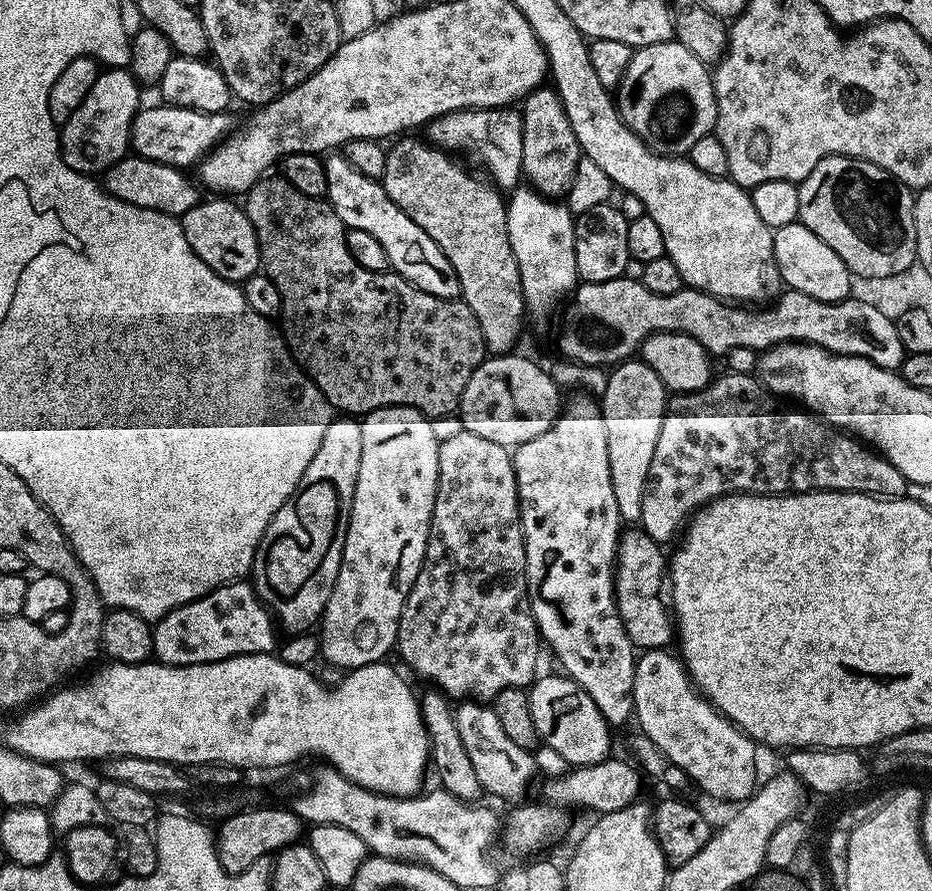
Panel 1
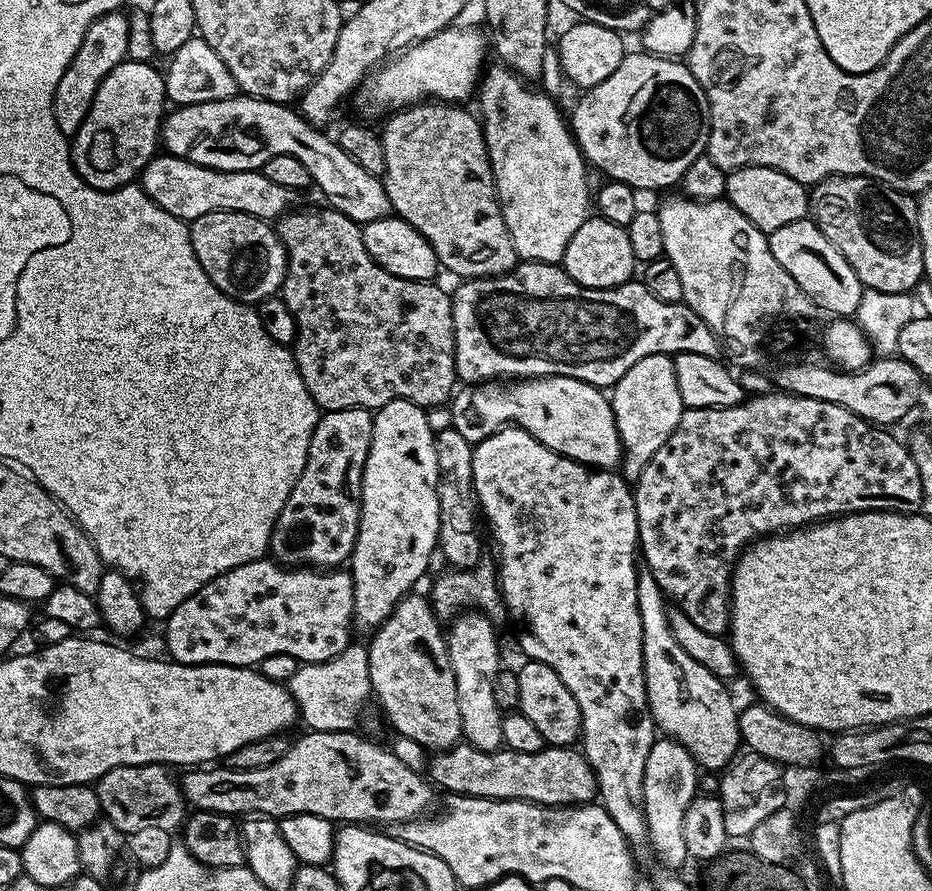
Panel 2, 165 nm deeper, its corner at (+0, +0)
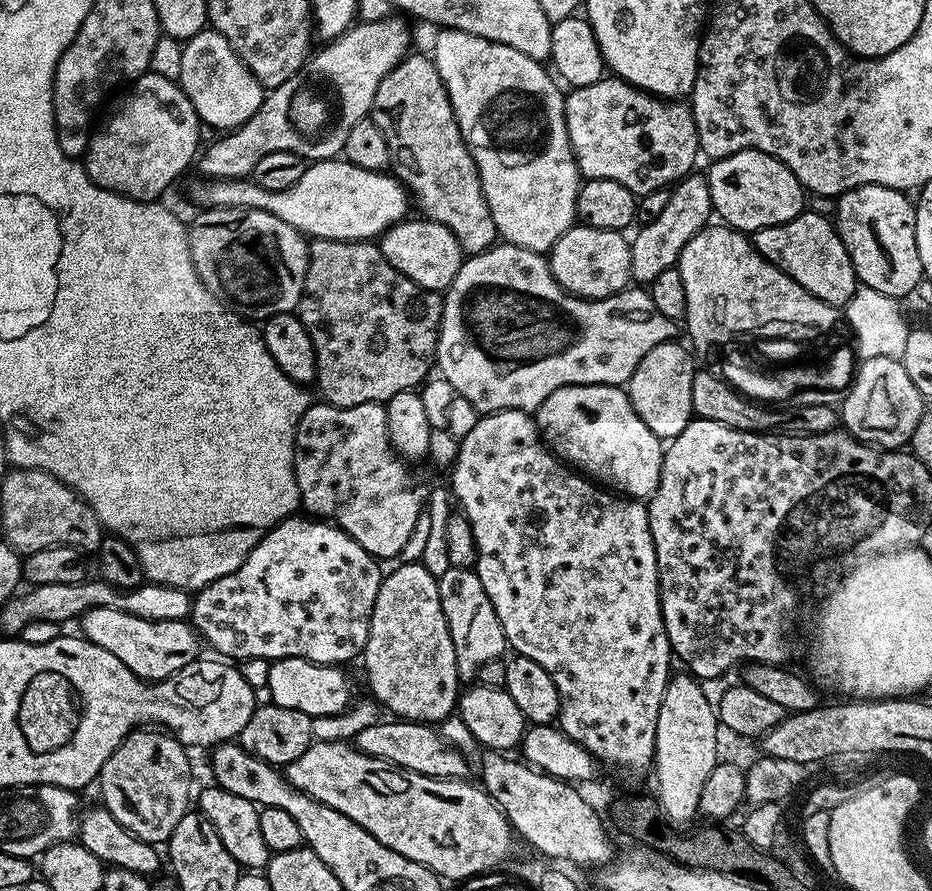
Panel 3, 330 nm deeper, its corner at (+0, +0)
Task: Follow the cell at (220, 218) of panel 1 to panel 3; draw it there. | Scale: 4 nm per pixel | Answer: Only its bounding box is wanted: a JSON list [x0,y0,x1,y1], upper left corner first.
[188,208,309,318]

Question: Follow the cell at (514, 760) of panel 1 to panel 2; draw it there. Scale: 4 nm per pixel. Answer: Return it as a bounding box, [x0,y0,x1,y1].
[446,610,504,752]

